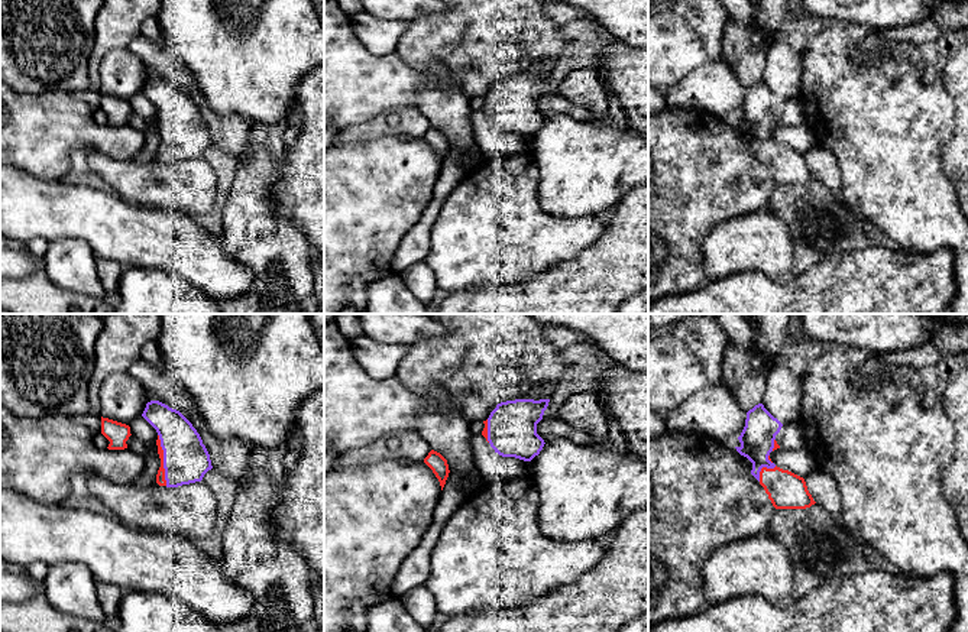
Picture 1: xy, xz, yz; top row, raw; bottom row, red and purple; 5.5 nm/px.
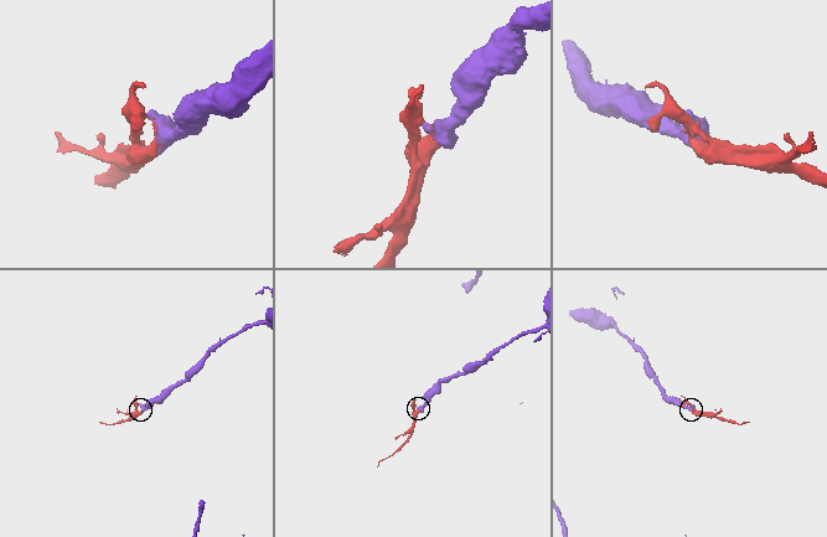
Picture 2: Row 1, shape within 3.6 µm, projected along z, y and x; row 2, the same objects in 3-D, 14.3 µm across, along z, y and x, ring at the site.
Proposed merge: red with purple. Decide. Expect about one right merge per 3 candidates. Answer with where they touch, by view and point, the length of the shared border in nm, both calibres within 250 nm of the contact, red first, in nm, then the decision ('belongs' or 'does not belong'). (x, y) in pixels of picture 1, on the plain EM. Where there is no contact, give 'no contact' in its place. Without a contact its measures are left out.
meets red in xy at (162, 136); contact 300 nm long; 50 nm thick on the red side, 260 nm on the other; belongs

